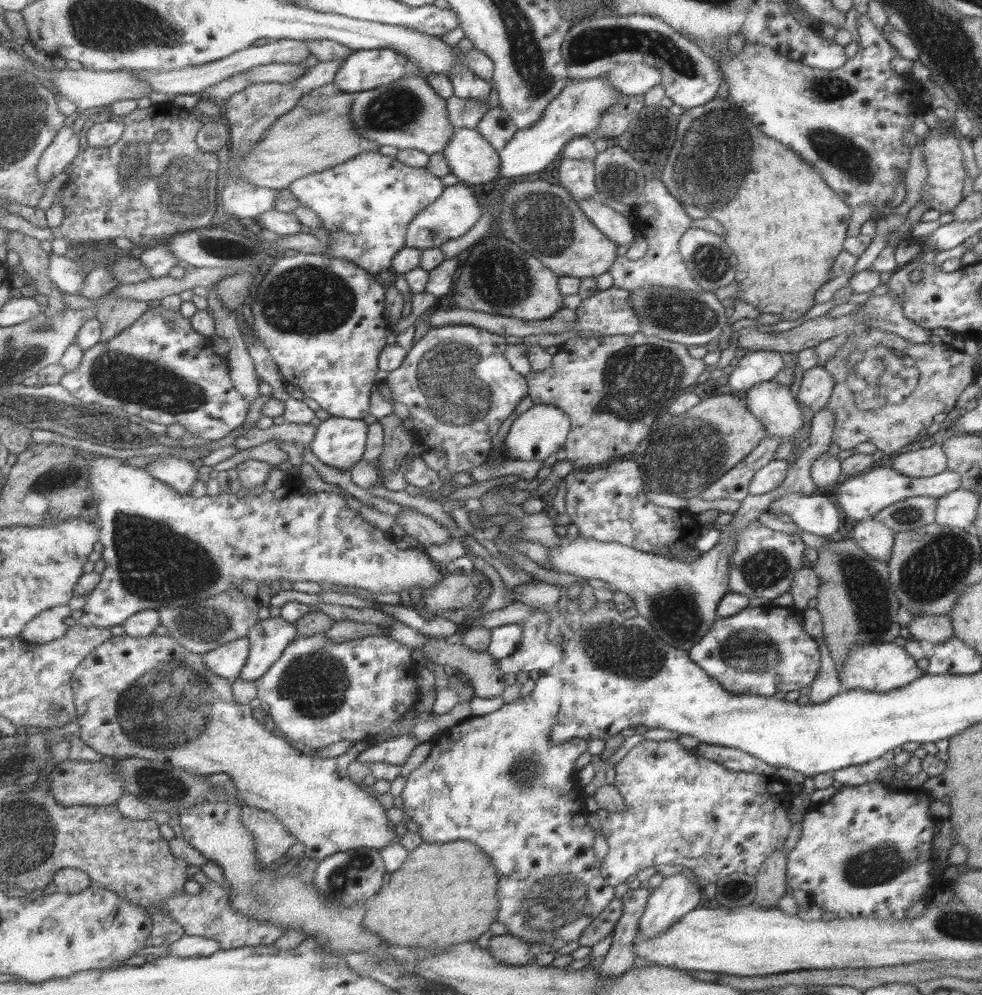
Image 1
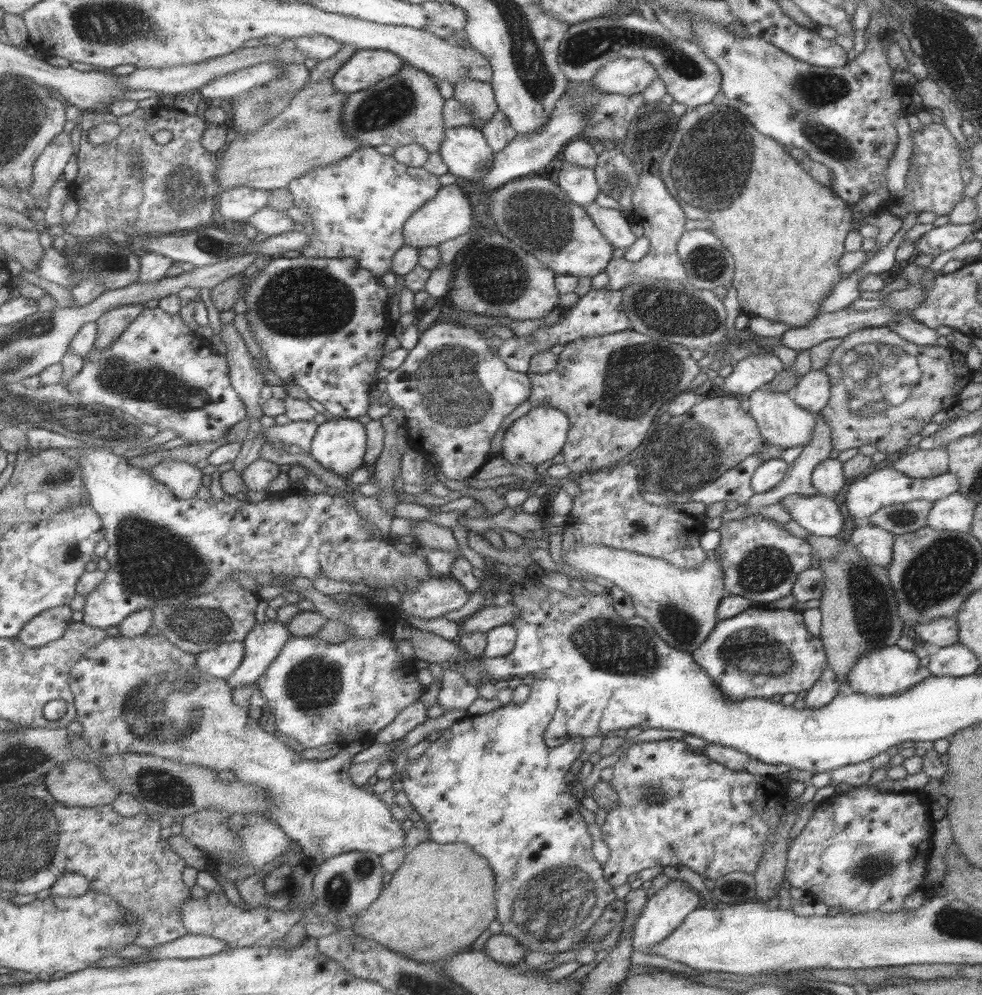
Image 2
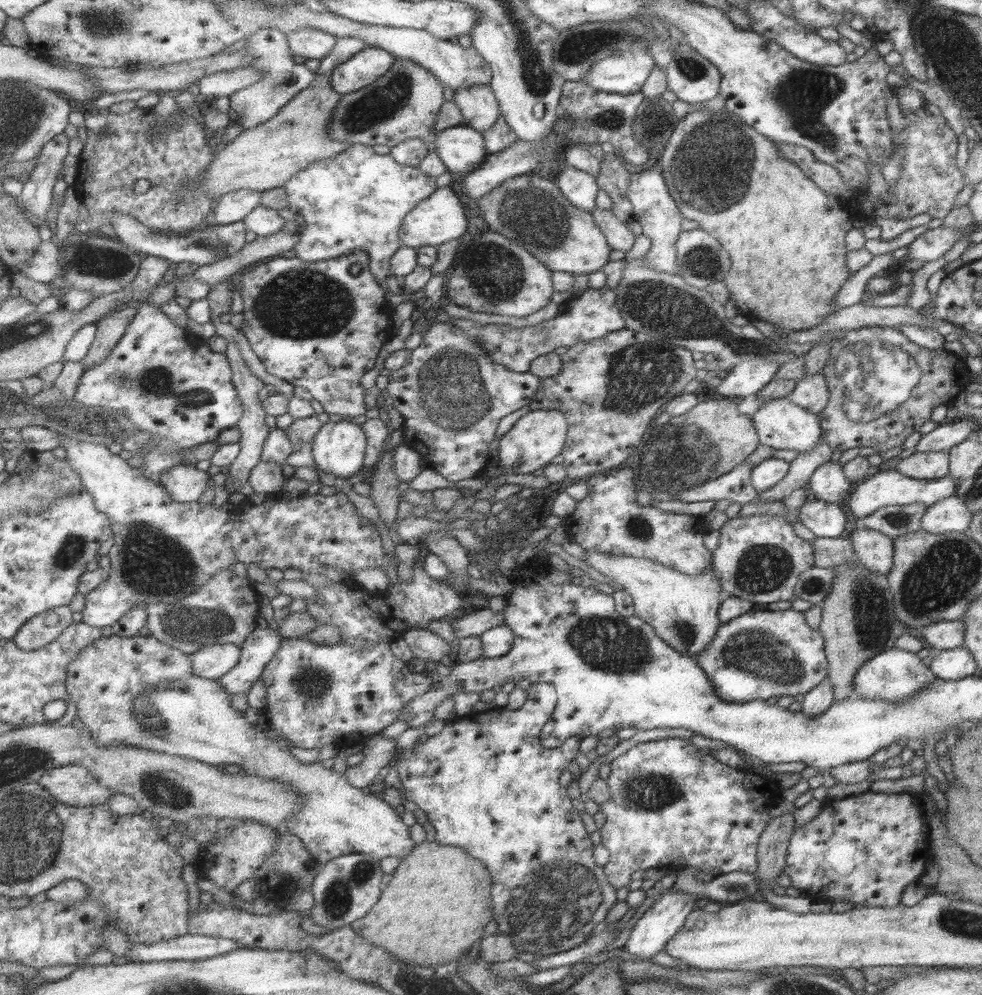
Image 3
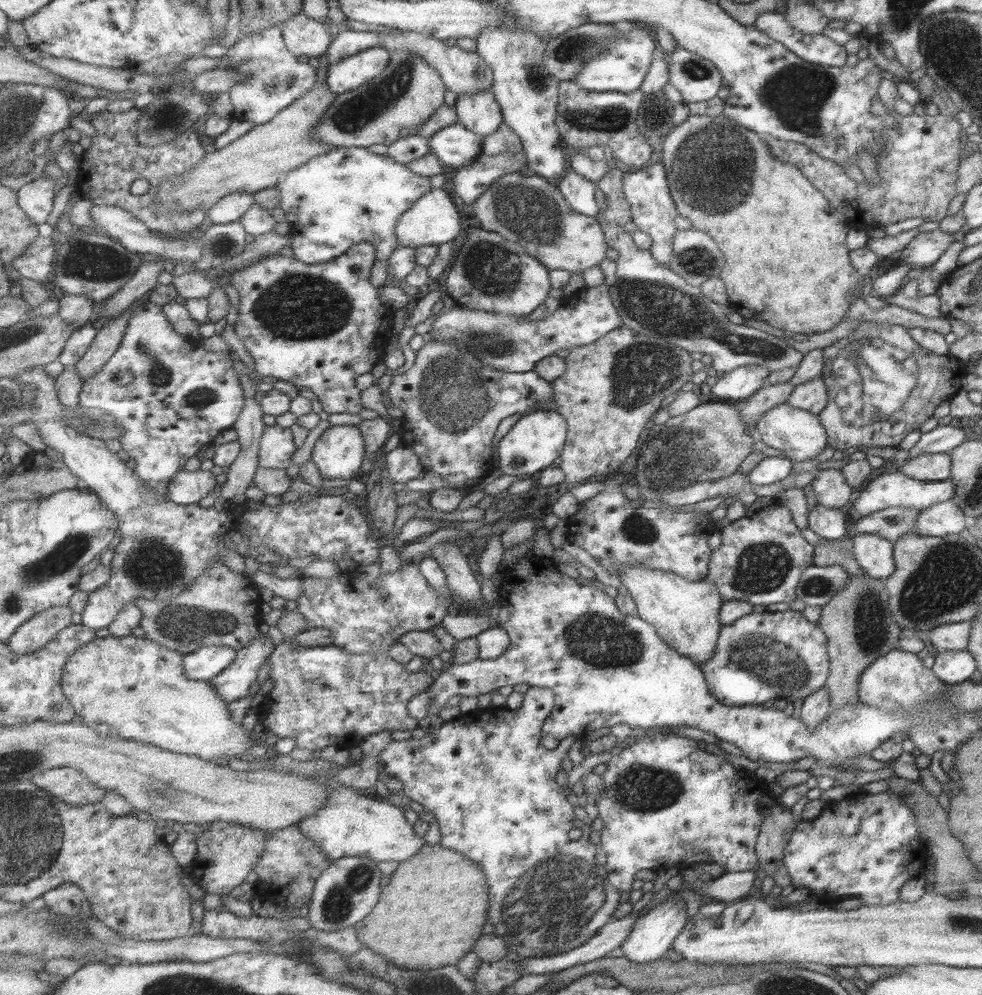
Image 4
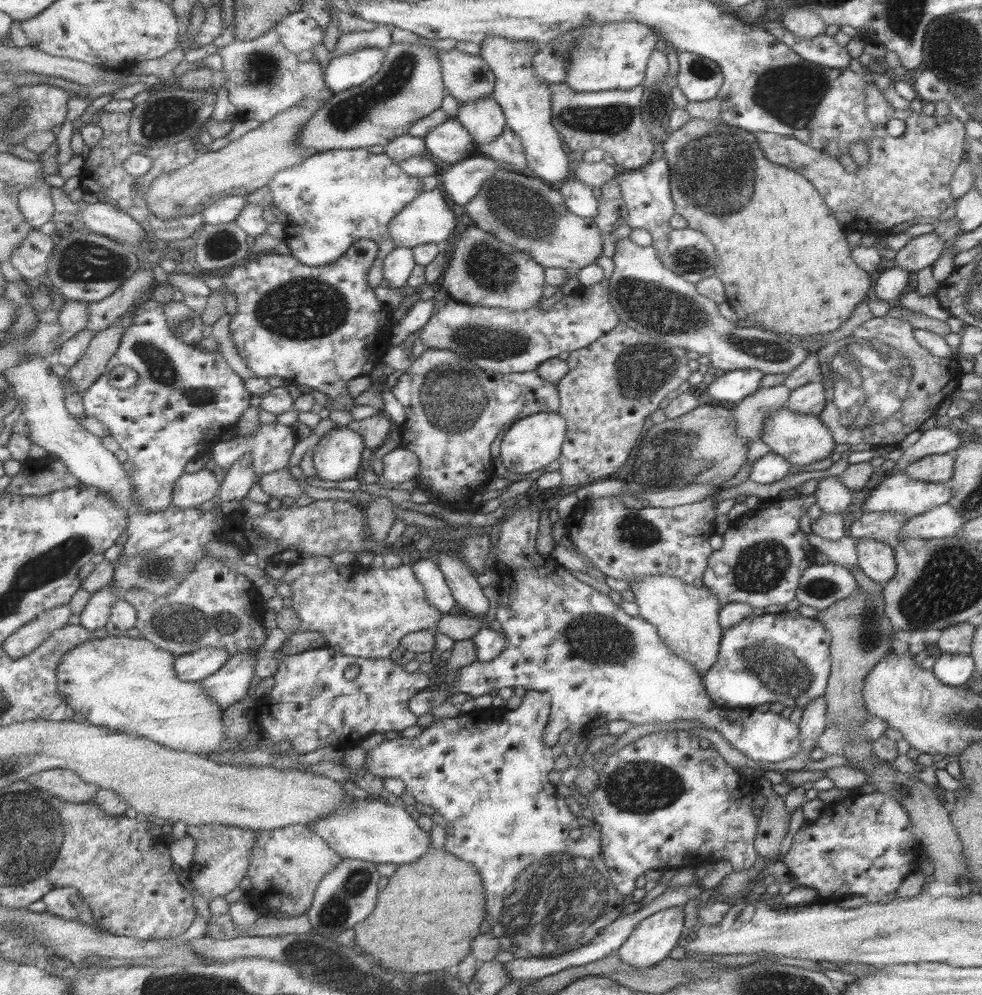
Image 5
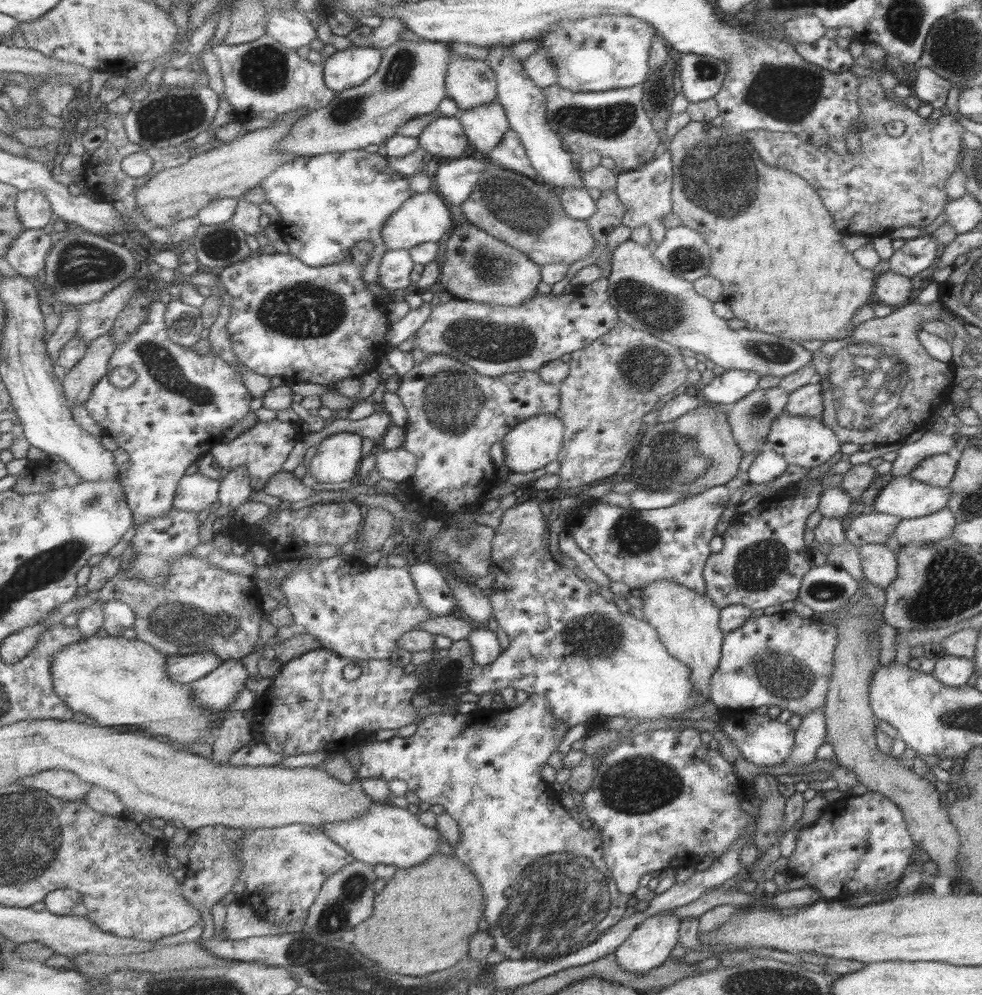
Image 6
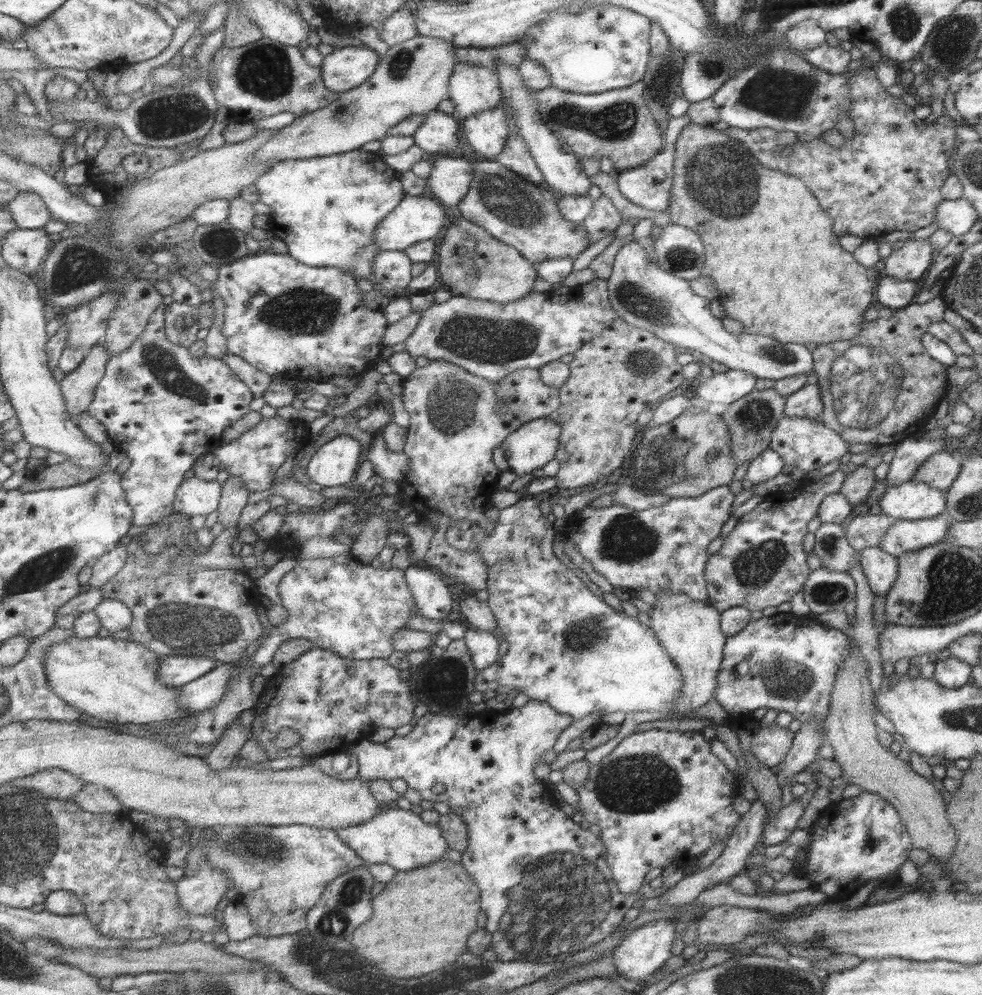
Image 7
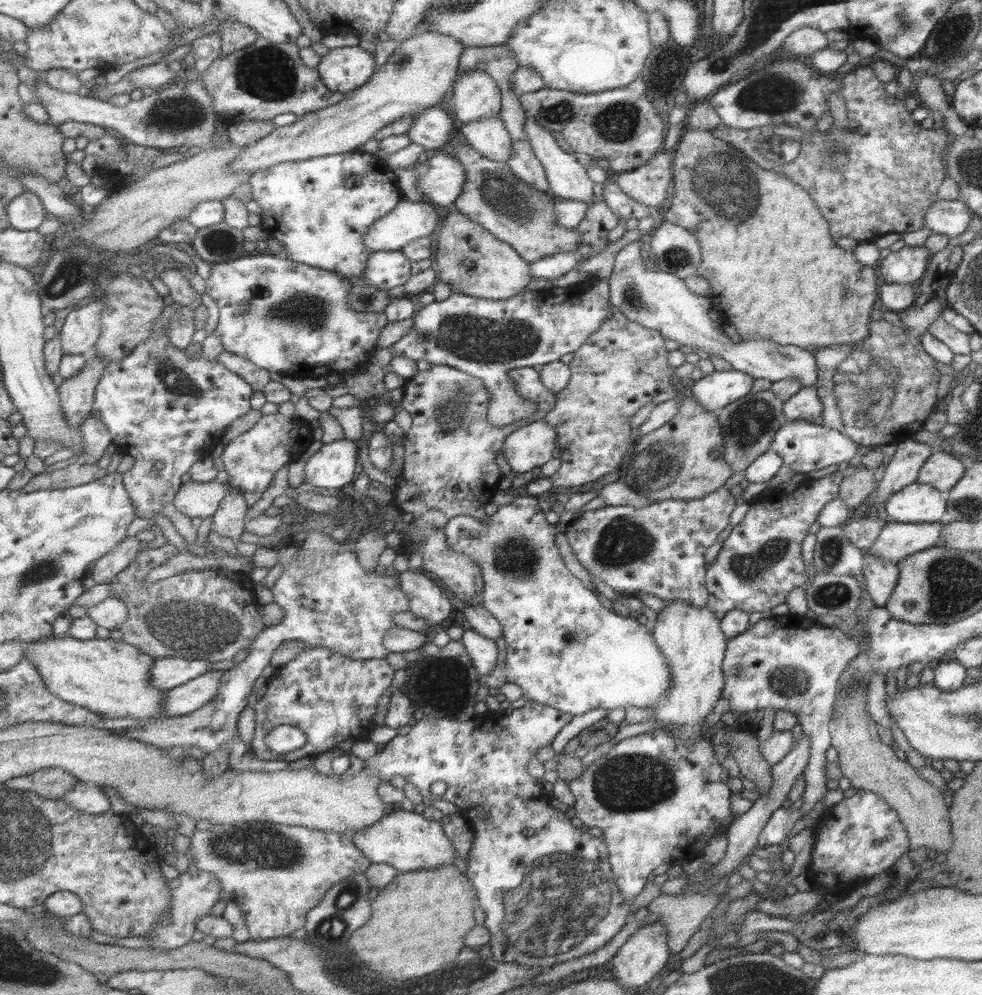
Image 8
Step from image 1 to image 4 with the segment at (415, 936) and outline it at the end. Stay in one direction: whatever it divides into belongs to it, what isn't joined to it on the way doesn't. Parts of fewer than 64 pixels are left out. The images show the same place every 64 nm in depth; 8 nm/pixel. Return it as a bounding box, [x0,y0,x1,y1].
[355,843,489,970]

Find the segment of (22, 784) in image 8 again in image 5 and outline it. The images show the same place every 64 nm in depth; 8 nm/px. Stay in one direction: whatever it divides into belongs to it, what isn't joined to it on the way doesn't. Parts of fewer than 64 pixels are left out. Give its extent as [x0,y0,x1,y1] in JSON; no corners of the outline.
[27,769,99,803]

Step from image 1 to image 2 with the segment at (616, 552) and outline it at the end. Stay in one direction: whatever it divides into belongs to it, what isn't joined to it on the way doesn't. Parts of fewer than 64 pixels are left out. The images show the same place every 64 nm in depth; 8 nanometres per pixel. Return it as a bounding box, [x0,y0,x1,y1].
[562,413,832,653]

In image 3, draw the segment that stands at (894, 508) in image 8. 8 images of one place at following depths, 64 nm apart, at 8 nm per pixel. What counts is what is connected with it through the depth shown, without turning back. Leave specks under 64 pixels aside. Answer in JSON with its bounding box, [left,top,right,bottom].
[845,469,956,519]

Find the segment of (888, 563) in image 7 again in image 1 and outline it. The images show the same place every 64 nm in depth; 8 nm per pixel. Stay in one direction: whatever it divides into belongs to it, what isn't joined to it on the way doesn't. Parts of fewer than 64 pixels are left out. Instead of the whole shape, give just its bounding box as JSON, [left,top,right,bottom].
[851,517,894,562]

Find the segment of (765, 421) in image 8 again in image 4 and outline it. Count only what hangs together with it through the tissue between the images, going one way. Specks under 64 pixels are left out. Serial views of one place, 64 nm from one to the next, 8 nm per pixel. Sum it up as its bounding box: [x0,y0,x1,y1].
[738,382,794,430]

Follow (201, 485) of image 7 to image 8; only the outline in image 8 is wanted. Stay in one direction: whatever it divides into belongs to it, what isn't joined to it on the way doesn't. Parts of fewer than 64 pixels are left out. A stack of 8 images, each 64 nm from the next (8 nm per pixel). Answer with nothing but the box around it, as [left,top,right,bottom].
[174,482,232,518]

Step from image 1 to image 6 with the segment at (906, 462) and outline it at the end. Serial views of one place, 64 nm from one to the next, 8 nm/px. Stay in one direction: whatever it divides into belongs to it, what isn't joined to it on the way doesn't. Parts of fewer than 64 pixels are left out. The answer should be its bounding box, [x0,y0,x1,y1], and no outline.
[907,453,957,486]

